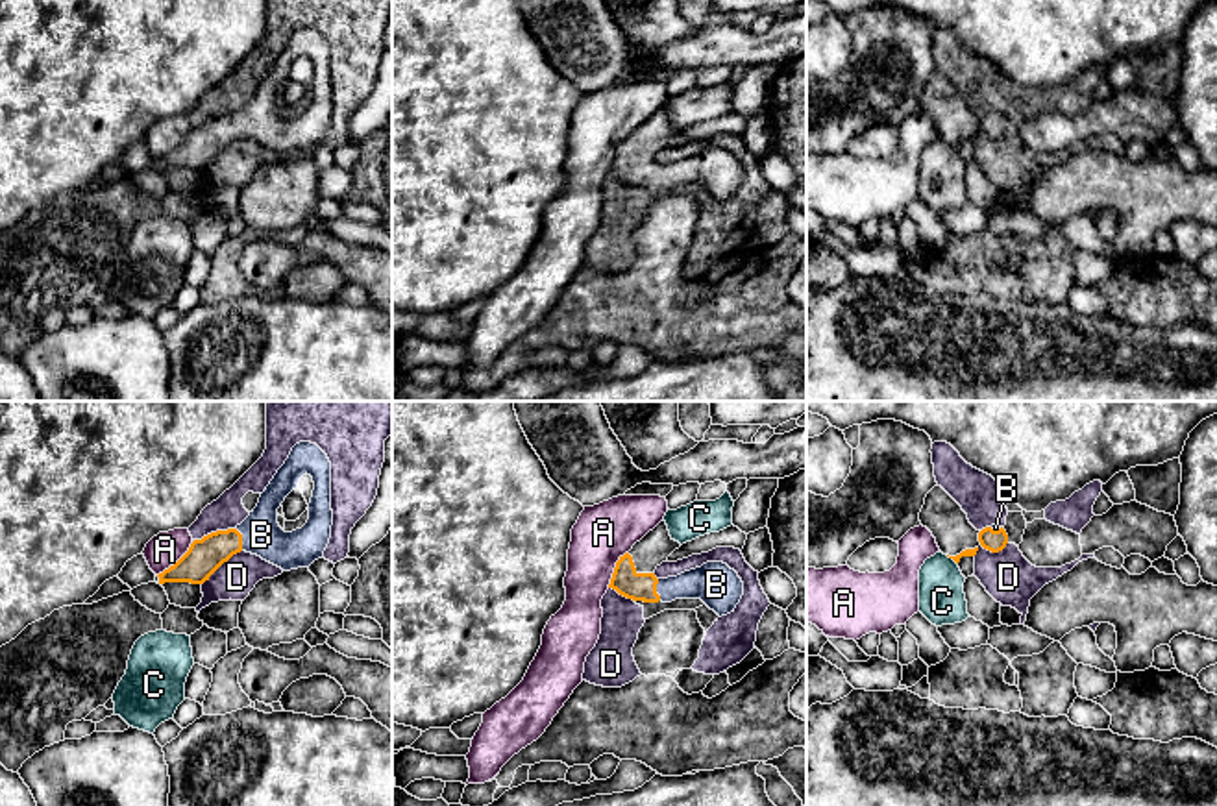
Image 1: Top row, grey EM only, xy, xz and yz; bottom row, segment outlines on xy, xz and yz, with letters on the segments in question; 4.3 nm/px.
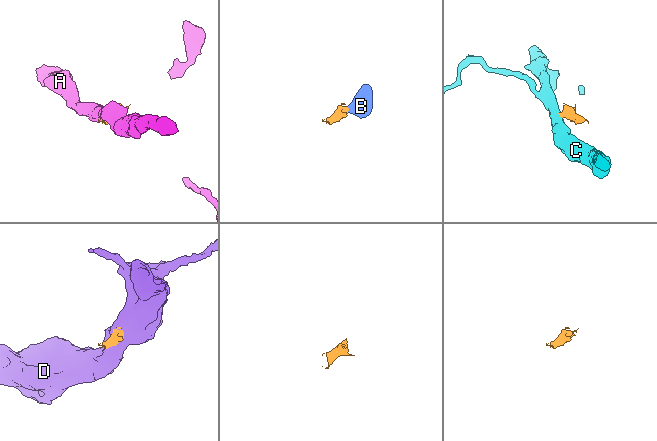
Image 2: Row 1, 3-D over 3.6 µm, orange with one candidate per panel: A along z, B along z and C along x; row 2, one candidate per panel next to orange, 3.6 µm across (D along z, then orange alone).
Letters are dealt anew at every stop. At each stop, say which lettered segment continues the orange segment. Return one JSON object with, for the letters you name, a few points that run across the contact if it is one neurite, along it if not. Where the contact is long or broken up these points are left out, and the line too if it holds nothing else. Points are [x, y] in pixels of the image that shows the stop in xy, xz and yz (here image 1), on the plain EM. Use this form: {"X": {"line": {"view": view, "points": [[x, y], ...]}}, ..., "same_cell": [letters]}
{"B": {"line": {"view": "xy", "points": [[204, 143], [222, 130], [241, 124], [261, 121]]}}, "same_cell": ["B"]}

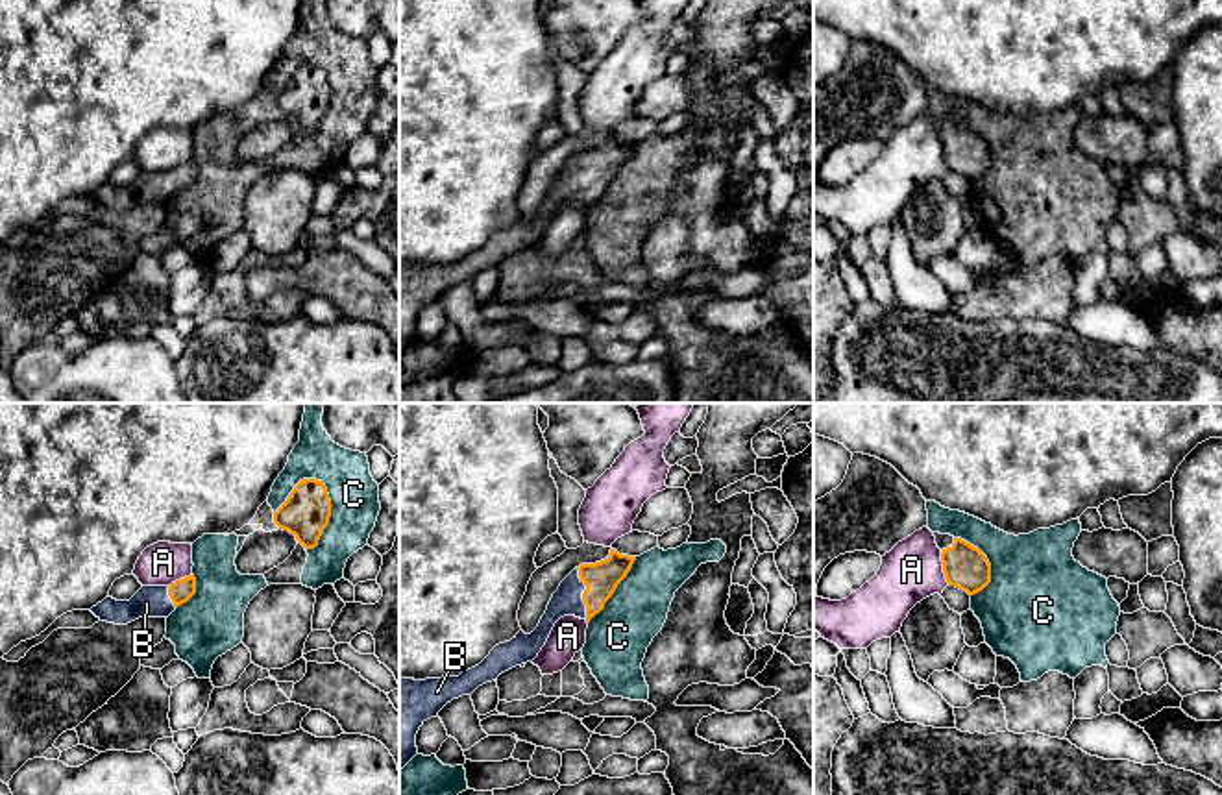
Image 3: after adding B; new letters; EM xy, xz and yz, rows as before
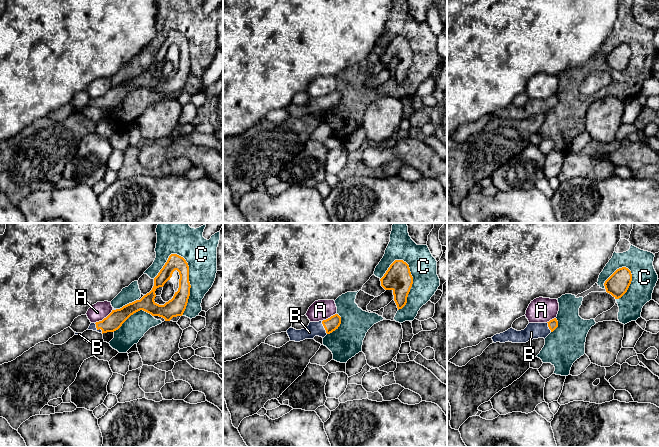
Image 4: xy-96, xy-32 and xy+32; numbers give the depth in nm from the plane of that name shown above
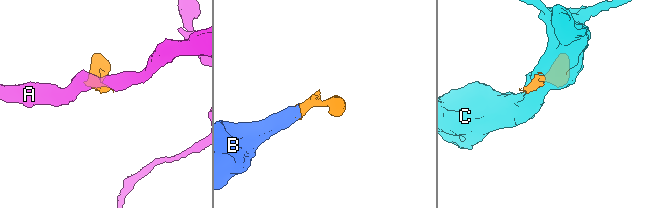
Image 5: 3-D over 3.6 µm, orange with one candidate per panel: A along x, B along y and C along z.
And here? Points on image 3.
{"B": {"line": {"view": "xz", "points": [[601, 165], [583, 180], [568, 185]]}}, "same_cell": ["B"]}

